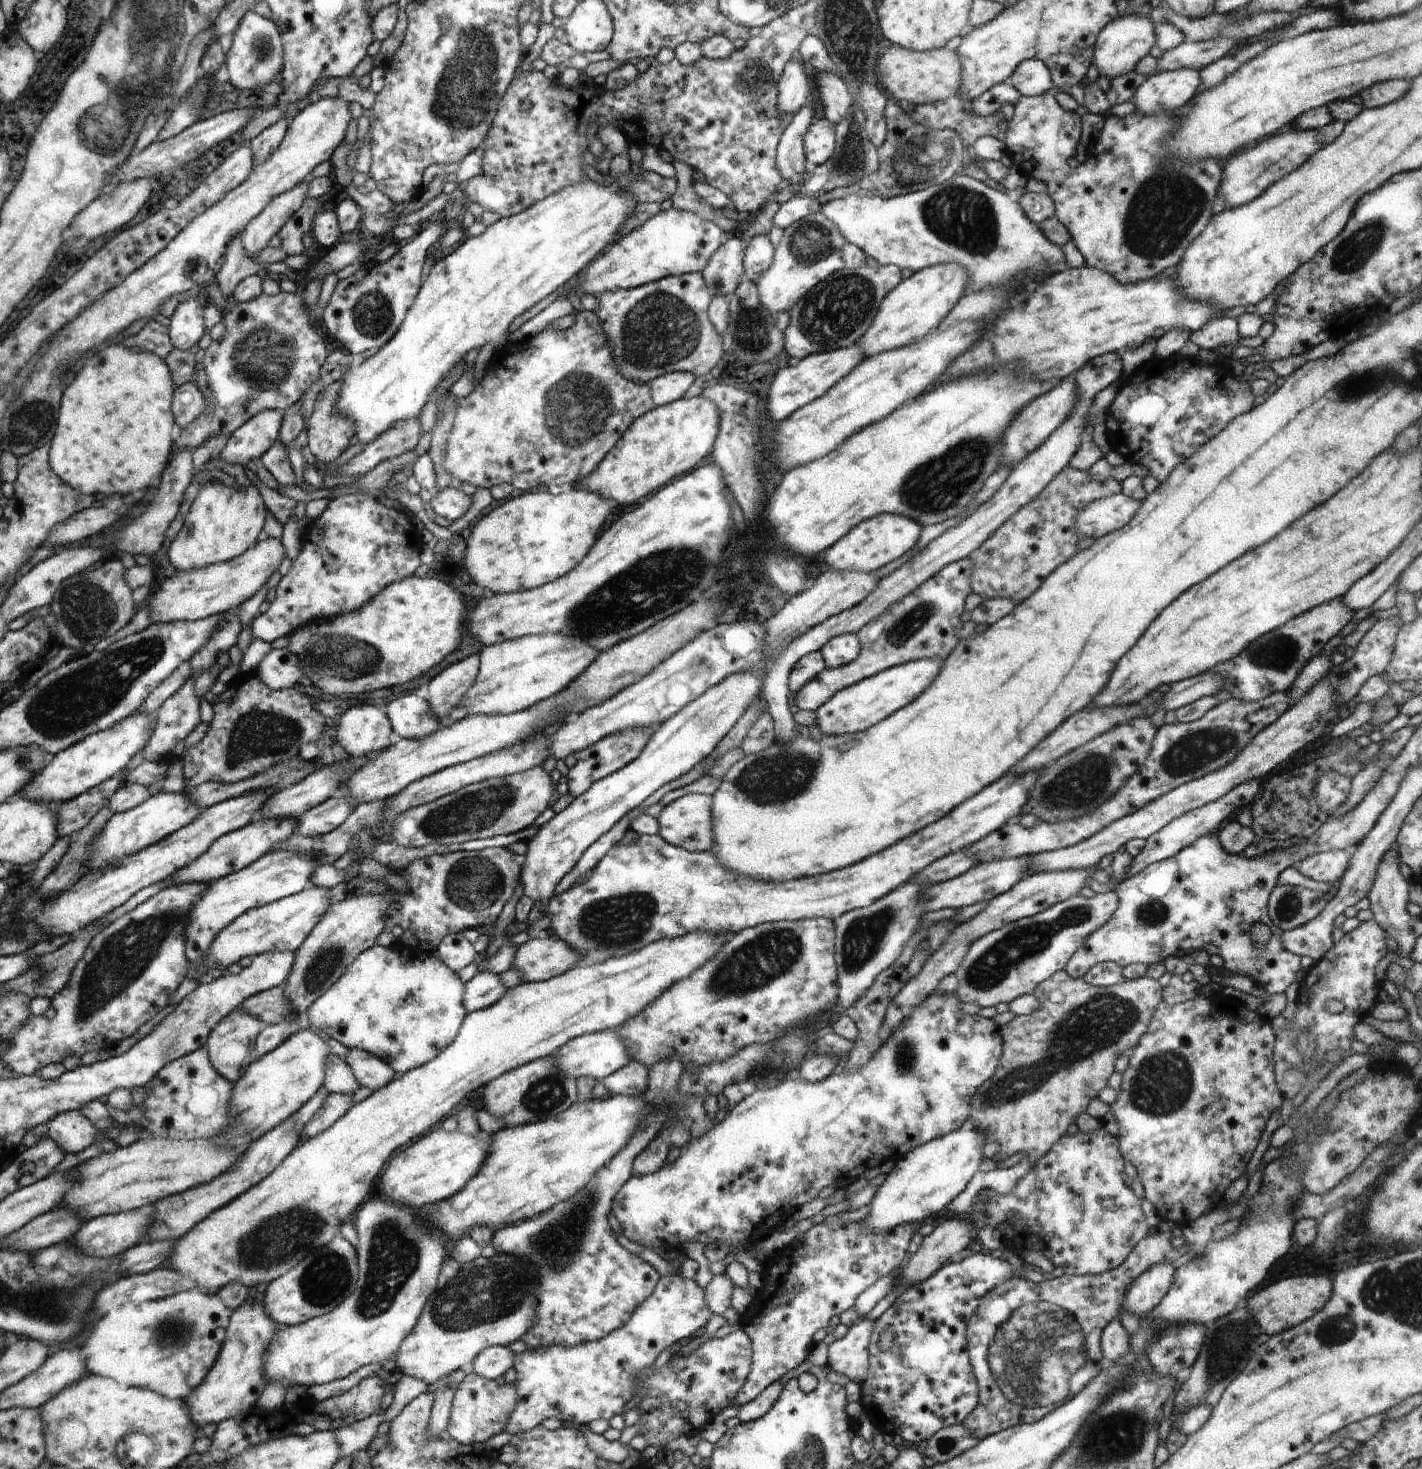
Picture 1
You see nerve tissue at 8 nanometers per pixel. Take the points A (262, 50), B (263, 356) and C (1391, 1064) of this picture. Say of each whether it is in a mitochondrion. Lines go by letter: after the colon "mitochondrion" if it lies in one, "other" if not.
A: mitochondrion
B: mitochondrion
C: other

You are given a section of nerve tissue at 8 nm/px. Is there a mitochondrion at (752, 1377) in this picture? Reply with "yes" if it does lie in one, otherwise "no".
no

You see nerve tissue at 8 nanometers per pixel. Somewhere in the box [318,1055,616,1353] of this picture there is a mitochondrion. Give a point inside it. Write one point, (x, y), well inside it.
(473, 1298)

